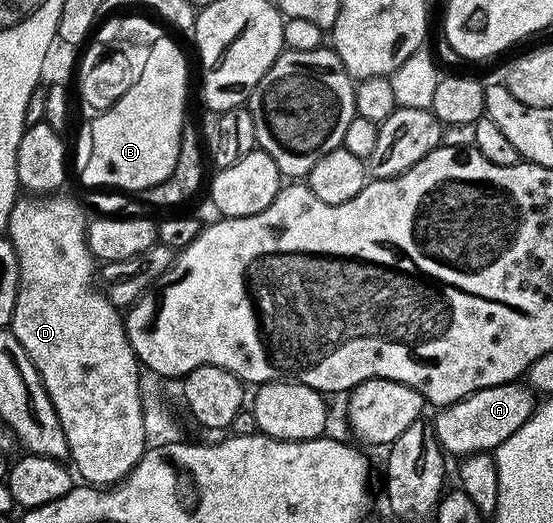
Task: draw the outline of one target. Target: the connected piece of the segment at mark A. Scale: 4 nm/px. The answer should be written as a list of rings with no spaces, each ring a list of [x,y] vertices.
[[[516,381],[485,387],[457,403],[444,405],[433,418],[437,440],[446,453],[462,458],[476,452],[491,452],[507,440],[536,412],[533,390]]]

